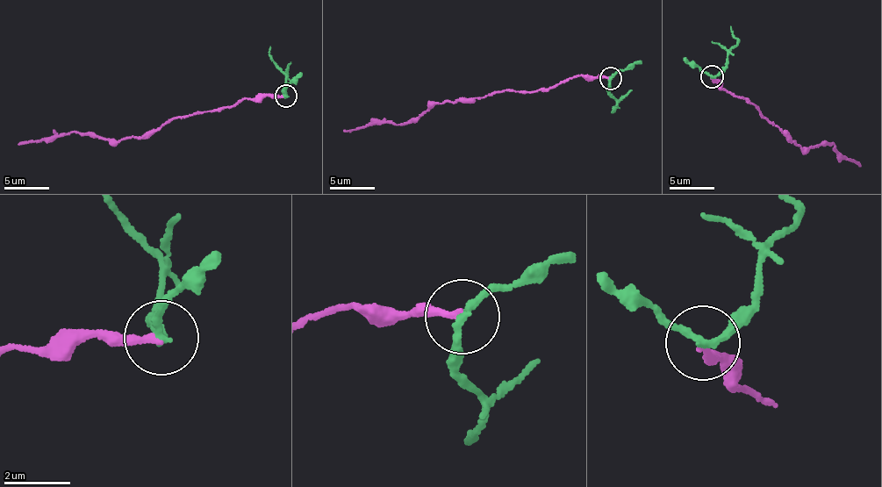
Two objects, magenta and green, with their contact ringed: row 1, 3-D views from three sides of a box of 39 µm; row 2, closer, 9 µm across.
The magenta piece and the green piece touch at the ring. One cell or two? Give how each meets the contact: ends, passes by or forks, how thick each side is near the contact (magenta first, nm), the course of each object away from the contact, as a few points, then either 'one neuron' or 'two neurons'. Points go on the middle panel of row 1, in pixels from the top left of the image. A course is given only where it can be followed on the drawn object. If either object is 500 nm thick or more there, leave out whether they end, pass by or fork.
magenta ends | green passes by | 220/200 nm | magenta via (609, 79), (566, 79), (553, 87), (495, 92), (429, 104), (419, 117), (401, 124), (386, 122), (343, 130) | green via (612, 79), (610, 87), (616, 101), (613, 111), (614, 106), (620, 108) | two neurons

